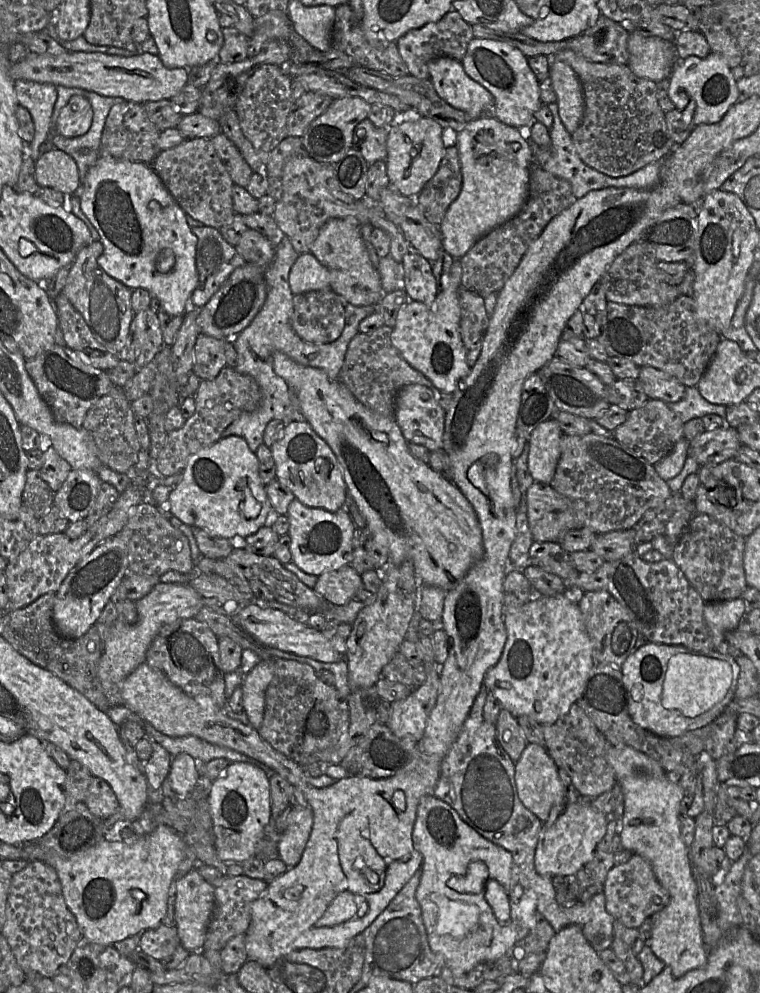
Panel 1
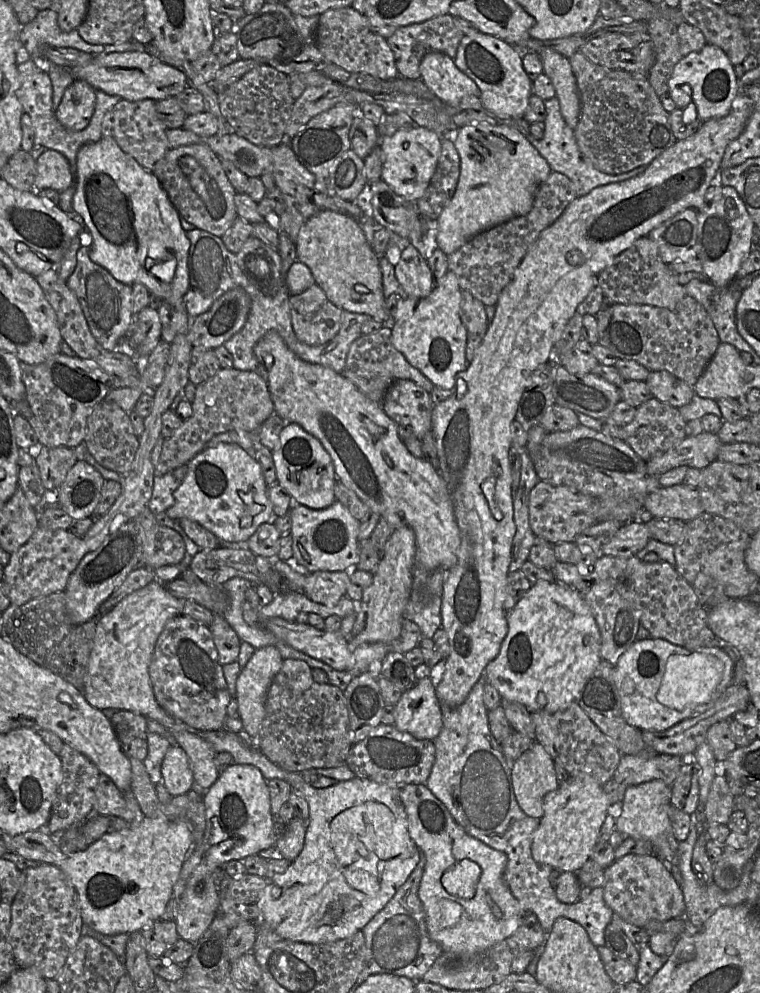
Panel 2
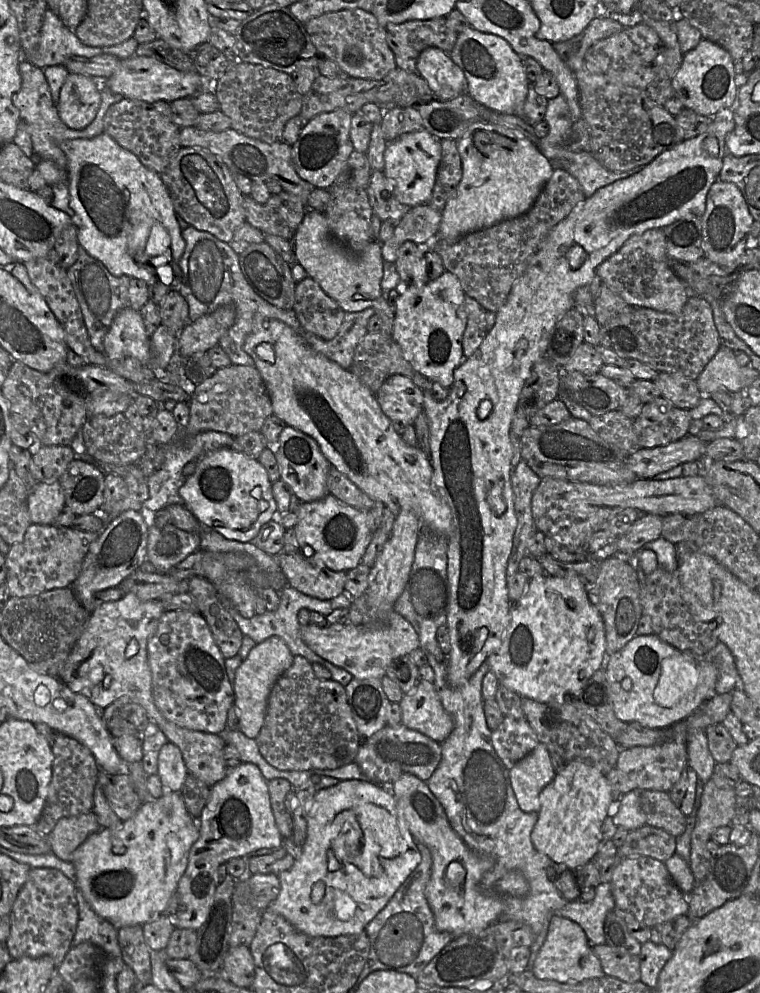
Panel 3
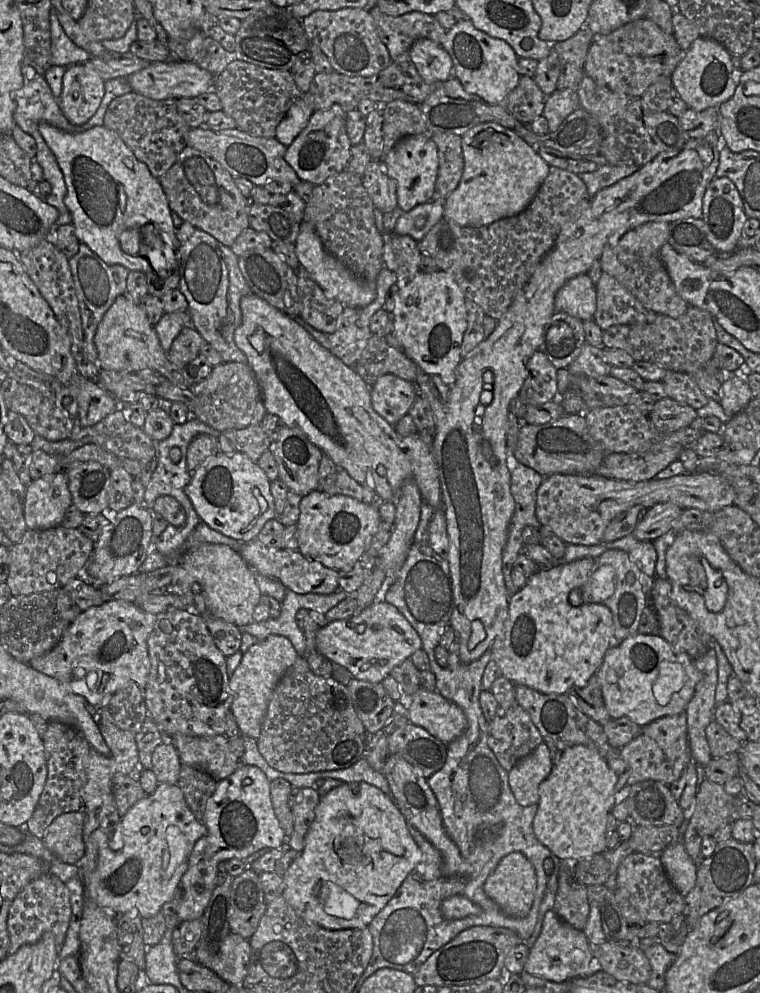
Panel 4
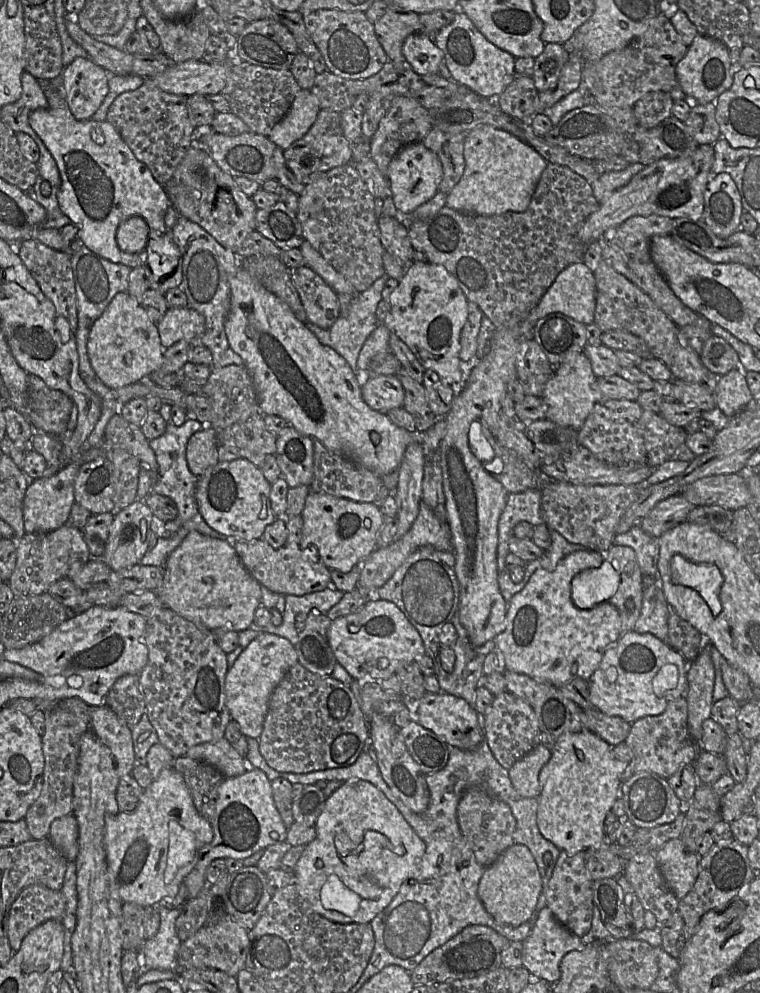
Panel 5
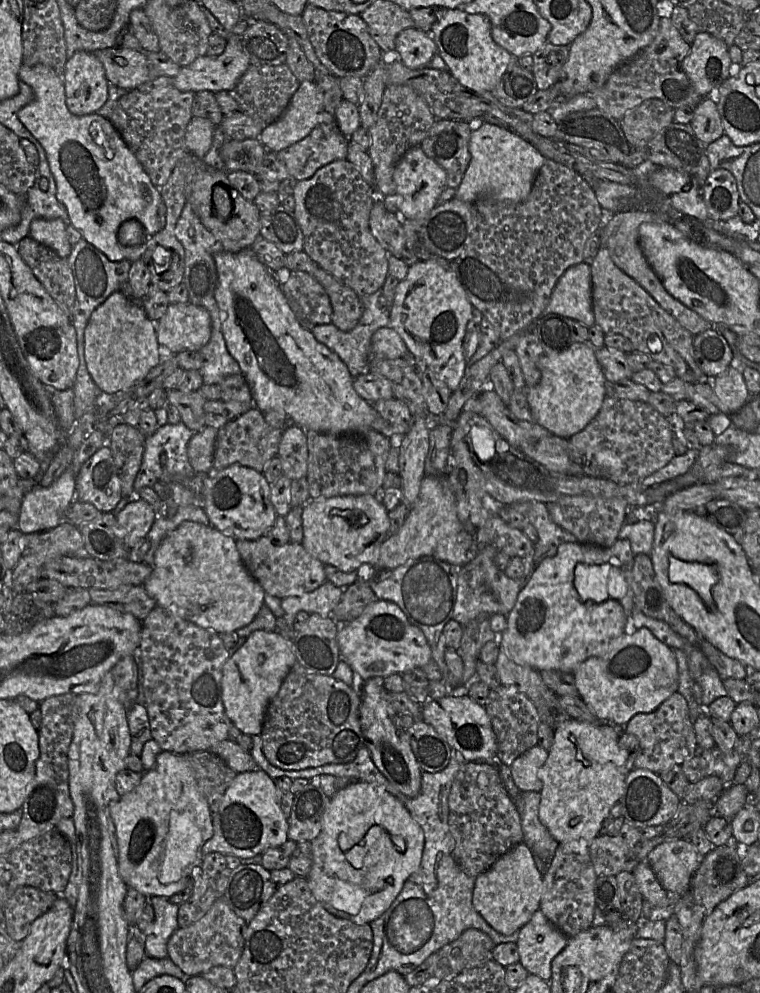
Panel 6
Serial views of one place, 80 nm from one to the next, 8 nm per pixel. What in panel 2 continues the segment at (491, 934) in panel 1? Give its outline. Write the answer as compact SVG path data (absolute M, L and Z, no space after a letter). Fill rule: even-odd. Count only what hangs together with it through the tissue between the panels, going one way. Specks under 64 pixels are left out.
M410 783L402 786L400 798L407 814L410 837L425 858L425 867L418 896L426 914L426 926L429 937L442 947L443 952L450 952L461 956L472 956L511 936L520 926L520 920L525 911L520 901L512 895L504 881L504 872L508 861L507 855L467 834L457 824L446 806L433 795L426 784ZM464 859L477 863L482 869L476 893L470 899L450 894L441 882L443 874ZM492 905L497 905L501 909L502 917L500 919L493 914Z

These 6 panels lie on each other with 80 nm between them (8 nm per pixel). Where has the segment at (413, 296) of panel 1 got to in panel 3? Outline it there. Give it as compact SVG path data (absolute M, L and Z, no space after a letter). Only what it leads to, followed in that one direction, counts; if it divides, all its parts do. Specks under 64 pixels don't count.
M406 241L399 247L395 266L400 279L408 285L424 286L430 281L424 253L413 241Z

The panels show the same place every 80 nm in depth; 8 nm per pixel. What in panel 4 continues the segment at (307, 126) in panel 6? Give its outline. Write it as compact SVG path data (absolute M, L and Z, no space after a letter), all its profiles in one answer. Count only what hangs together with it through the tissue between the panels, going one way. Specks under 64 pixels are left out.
M302 96L291 106L286 116L277 126L275 138L288 147L306 128L313 113L314 110Z

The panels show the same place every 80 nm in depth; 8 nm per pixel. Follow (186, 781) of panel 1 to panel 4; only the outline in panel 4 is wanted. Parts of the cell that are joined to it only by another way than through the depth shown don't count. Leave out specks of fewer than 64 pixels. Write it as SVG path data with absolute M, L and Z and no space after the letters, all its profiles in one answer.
M165 741L159 744L152 754L152 771L159 783L177 785L181 760L175 746Z

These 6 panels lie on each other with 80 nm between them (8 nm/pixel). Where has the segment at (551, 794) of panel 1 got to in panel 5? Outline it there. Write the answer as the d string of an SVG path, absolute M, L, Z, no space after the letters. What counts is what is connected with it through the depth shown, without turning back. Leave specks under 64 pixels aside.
M538 744L508 770L510 781L521 796L526 798L539 797L539 774L550 760L551 753L545 746Z

